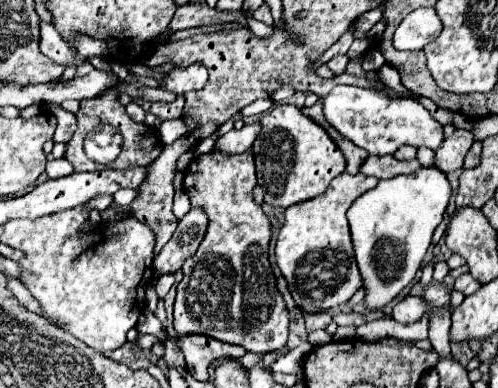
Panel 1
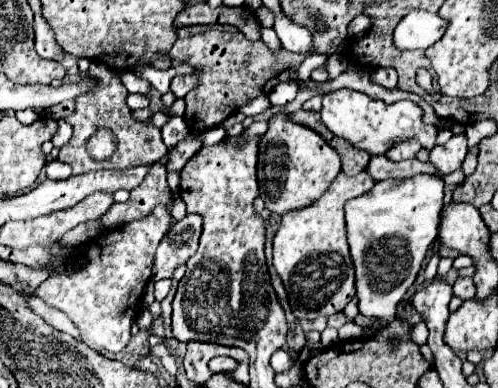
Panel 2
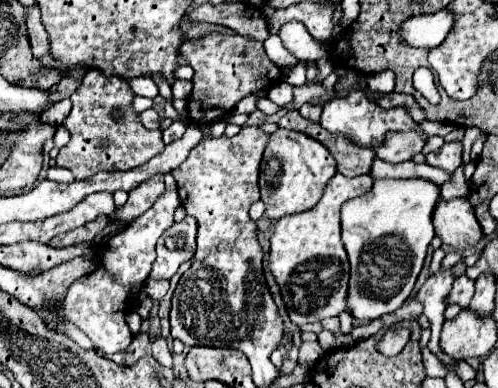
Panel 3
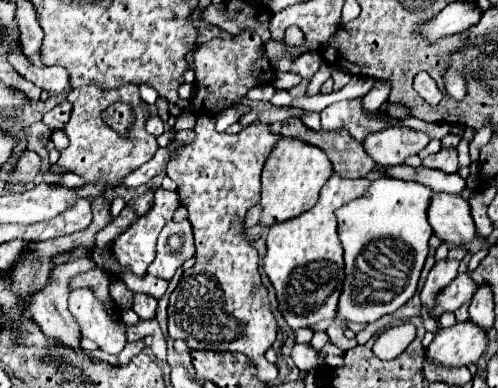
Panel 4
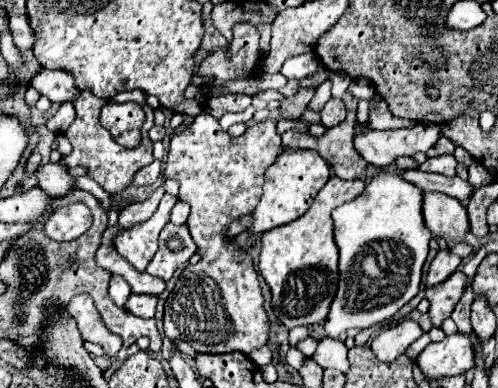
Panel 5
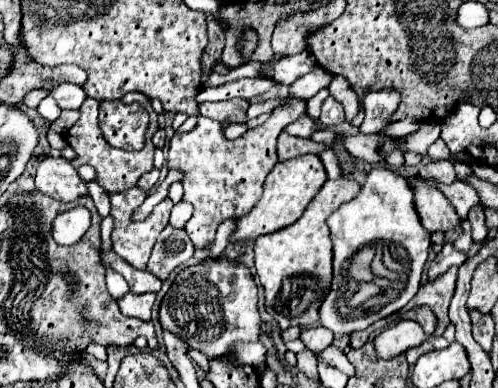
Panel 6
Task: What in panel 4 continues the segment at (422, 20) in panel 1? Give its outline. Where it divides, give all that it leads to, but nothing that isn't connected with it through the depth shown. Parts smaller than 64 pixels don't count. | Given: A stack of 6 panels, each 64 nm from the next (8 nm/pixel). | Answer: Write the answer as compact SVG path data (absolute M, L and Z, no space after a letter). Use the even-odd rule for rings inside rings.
M452 2L448 4L434 20L422 24L420 32L422 36L426 36L428 40L436 42L448 34L456 34L456 32L464 32L472 26L476 26L482 18L482 10L476 8L474 2Z

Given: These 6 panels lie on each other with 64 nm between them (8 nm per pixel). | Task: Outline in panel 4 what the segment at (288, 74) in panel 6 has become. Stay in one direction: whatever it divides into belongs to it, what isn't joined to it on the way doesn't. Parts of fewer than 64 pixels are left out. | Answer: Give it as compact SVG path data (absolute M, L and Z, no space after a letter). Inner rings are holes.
M314 52L314 54L304 54L304 56L298 56L298 58L294 58L294 62L292 62L292 66L290 66L290 72L292 74L298 74L298 76L302 76L302 78L306 78L306 80L310 80L314 74L316 74L316 70L320 68L320 56Z

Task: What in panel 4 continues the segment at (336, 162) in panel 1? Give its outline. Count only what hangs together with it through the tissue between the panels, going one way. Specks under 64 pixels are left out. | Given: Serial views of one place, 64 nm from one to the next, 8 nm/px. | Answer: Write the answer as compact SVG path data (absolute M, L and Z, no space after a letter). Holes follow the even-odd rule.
M280 136L280 144L274 148L272 156L266 160L262 170L262 214L258 224L274 226L310 210L318 200L320 188L330 176L332 164L318 148L310 148L310 144Z

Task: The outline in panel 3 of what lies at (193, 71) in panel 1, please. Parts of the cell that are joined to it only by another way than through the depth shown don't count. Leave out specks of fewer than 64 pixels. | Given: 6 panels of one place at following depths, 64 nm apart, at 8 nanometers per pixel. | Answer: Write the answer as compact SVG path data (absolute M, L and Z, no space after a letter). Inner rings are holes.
M176 80L176 84L172 86L174 98L188 98L190 92L192 92L192 82L188 80Z

